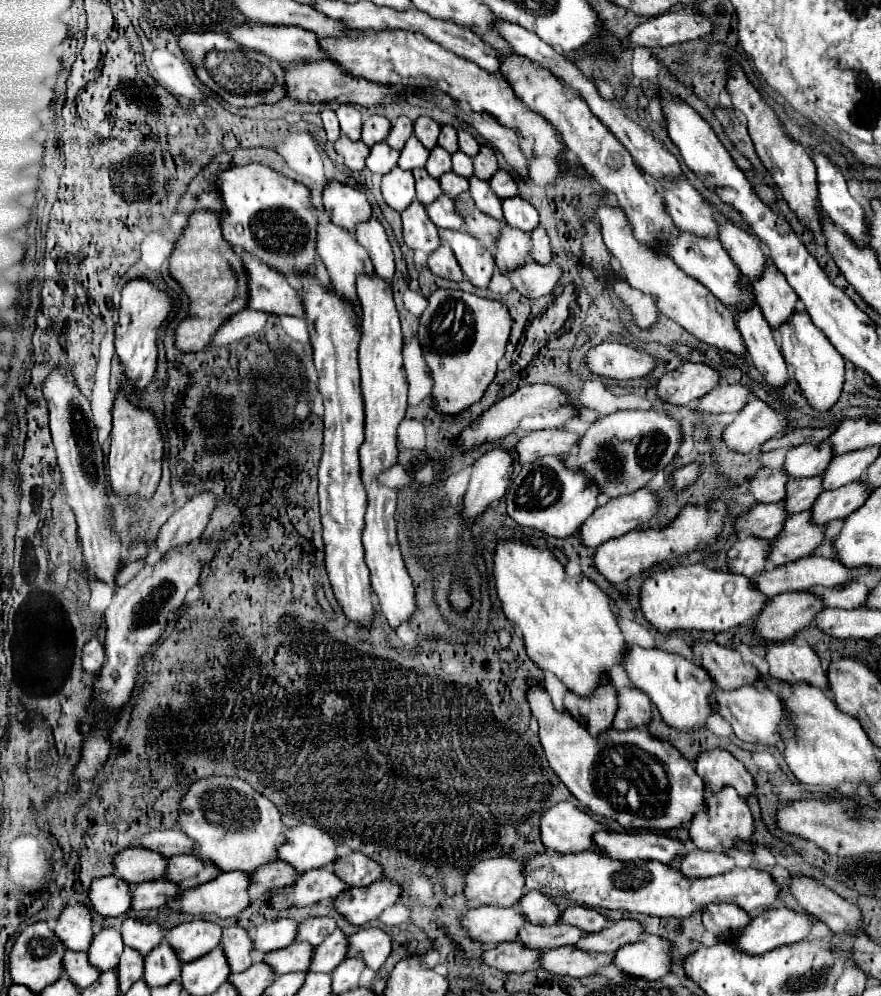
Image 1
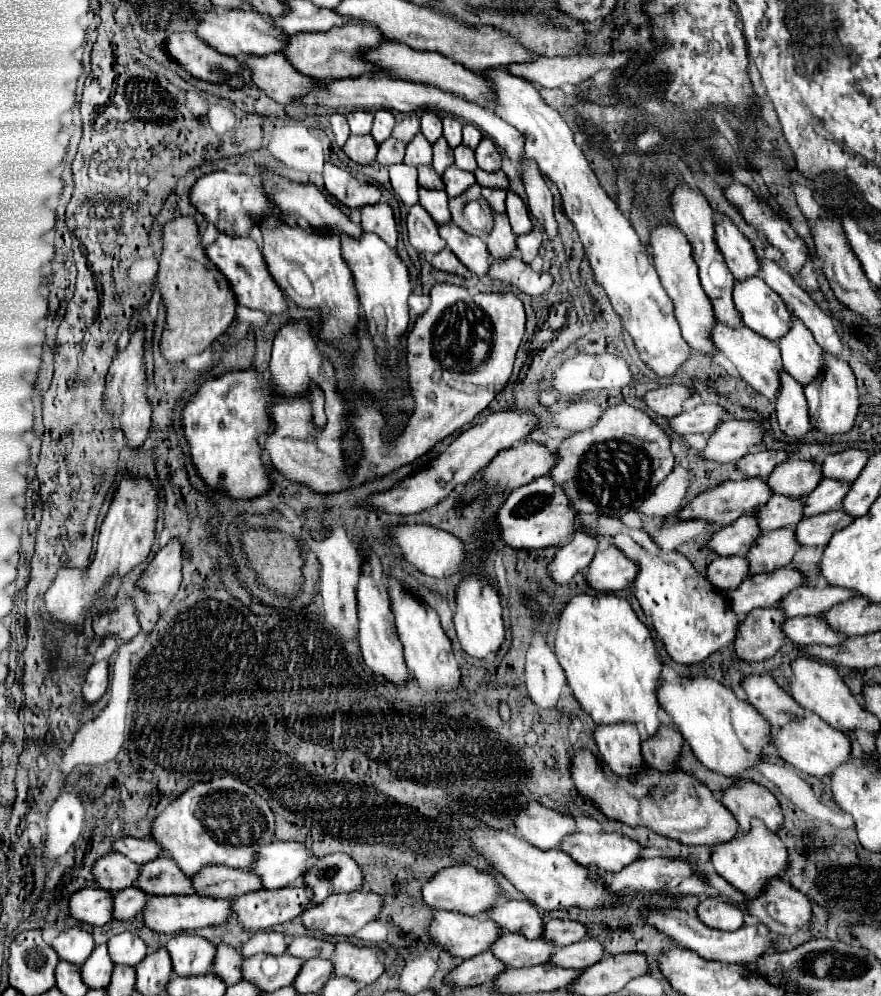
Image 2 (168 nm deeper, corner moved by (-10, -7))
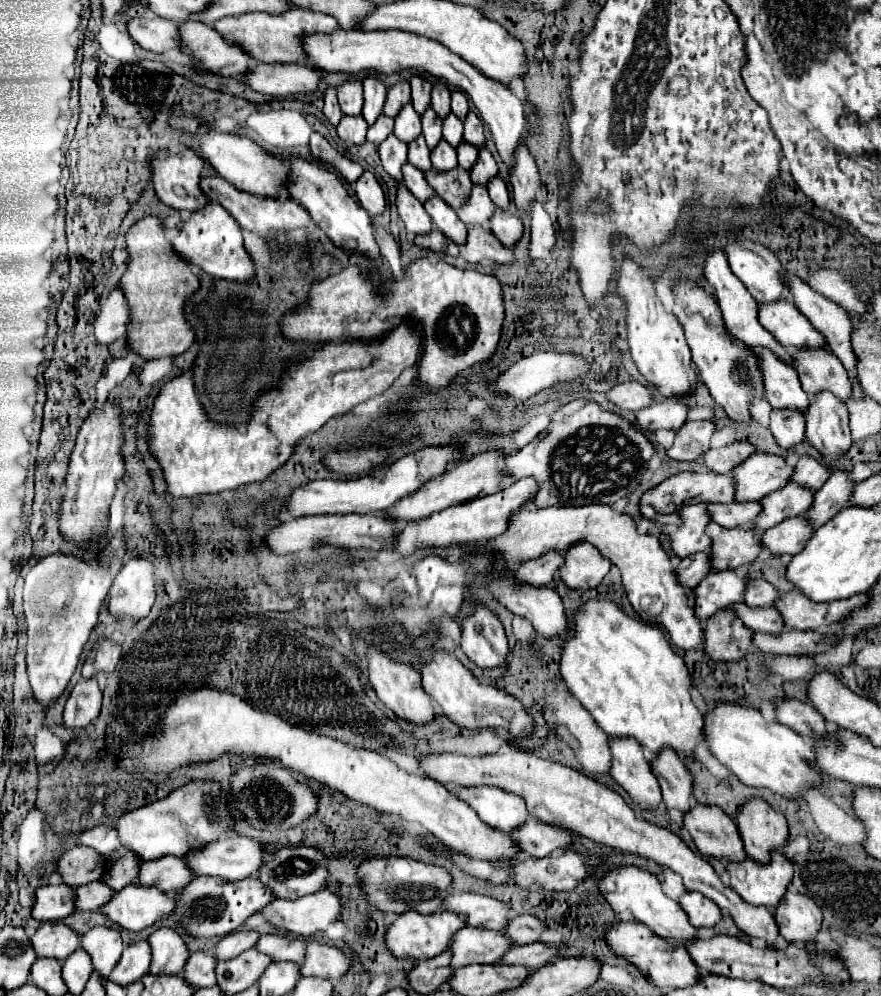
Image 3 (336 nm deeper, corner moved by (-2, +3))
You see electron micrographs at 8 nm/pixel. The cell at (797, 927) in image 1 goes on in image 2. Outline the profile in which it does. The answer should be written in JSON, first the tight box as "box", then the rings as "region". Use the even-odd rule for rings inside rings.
{"box":[642,908,774,966],"region":[[[650,908],[650,910],[644,910],[642,914],[644,914],[648,924],[652,924],[660,932],[668,934],[670,938],[674,938],[680,946],[690,948],[690,950],[698,952],[702,958],[708,958],[708,960],[752,966],[766,952],[774,952],[774,938],[772,936],[760,936],[758,928],[750,926],[750,924],[742,926],[740,930],[734,930],[734,932],[720,932],[720,930],[708,928],[706,924],[702,924],[698,918],[692,918],[684,910],[672,910],[672,908],[656,910],[656,908]]]}

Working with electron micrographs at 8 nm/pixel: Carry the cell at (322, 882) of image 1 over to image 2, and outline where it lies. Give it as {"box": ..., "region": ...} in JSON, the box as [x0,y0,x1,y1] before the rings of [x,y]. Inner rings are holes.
{"box":[234,884,314,930],"region":[[[306,884],[280,890],[260,890],[234,898],[234,920],[246,930],[268,930],[272,926],[300,918],[312,906],[314,892]]]}

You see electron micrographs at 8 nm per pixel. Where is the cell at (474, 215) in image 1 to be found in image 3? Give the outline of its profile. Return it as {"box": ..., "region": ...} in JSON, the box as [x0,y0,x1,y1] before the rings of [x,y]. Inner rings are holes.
{"box":[424,166,470,210],"region":[[[456,166],[448,172],[440,172],[436,168],[430,168],[424,172],[428,184],[436,190],[436,194],[450,204],[450,208],[458,210],[466,202],[466,196],[470,194],[470,176],[468,170],[462,166]]]}

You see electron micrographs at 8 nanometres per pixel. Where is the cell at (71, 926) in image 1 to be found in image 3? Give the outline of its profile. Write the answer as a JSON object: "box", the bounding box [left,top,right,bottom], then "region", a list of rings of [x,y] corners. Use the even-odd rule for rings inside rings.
{"box":[30,922,80,962],"region":[[[44,922],[36,934],[30,938],[38,958],[56,958],[64,962],[70,954],[80,948],[80,938],[62,922]]]}

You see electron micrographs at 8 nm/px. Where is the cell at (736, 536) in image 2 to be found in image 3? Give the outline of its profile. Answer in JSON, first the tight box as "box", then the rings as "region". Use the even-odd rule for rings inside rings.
{"box":[668,504,710,558],"region":[[[706,504],[682,506],[678,514],[682,518],[682,524],[680,524],[680,528],[676,528],[668,534],[672,552],[678,558],[686,558],[694,552],[708,552],[710,538],[706,536],[704,528],[710,520],[706,520]]]}

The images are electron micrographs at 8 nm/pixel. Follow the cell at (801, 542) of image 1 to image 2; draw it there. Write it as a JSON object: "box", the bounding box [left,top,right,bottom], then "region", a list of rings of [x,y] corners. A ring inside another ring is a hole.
{"box":[746,528,800,574],"region":[[[792,528],[766,532],[762,538],[758,538],[758,544],[754,544],[746,554],[746,558],[750,560],[750,572],[760,574],[790,566],[798,550],[800,544]]]}

